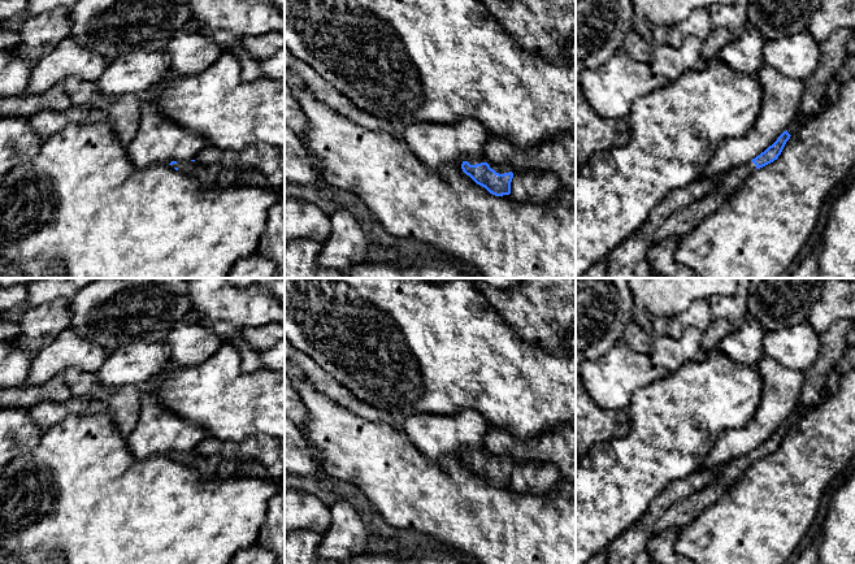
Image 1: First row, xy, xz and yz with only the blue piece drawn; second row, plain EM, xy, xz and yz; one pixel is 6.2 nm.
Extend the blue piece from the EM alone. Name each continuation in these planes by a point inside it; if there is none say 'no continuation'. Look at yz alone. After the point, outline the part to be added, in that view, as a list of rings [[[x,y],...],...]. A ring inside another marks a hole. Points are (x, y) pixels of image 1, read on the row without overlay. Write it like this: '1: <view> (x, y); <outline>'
1: yz (798, 412); [[[823,391],[820,395],[820,400],[813,405],[803,405],[797,407],[789,416],[787,424],[790,426],[795,425],[804,415],[810,413],[816,405],[819,405],[829,394],[826,391]]]
2: yz (681, 513); [[[748,452],[725,464],[719,476],[706,487],[695,491],[689,498],[670,506],[663,517],[655,524],[654,534],[663,534],[673,526],[683,528],[709,506],[720,500],[729,487],[756,461],[756,456]]]

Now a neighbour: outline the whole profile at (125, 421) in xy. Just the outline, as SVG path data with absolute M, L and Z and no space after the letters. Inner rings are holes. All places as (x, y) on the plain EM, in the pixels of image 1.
M71 368L61 373L70 387L73 398L90 398L108 405L107 412L114 417L118 431L127 437L139 417L142 390L136 385L125 385L117 389L104 386L96 373Z

